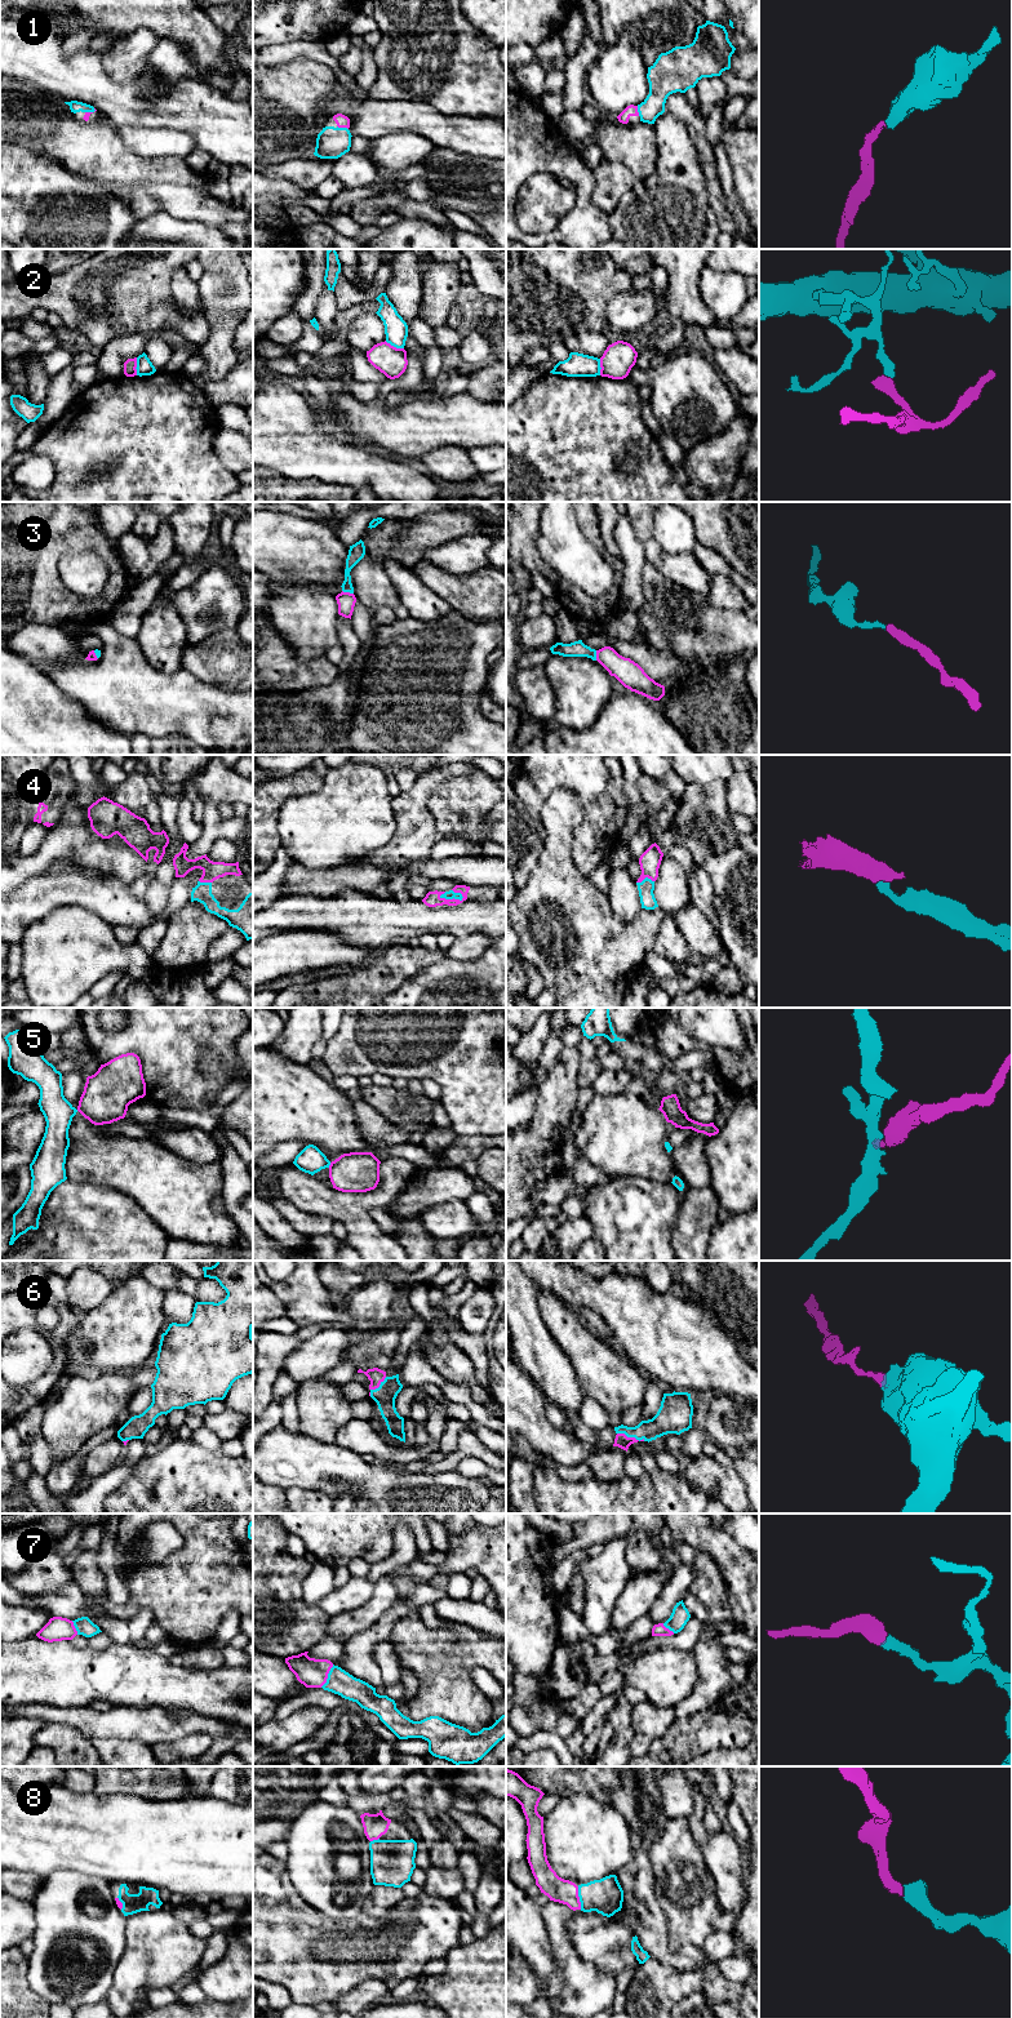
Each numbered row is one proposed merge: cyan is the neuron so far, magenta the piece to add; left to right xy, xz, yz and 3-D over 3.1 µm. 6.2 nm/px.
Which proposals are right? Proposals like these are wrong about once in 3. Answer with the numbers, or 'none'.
1, 3, 4, 6, 7, 8

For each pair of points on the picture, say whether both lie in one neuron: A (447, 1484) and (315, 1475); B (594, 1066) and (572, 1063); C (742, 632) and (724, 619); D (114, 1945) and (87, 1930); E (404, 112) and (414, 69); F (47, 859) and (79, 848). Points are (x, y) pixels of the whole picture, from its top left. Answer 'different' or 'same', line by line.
A: same
B: different
C: same
D: same
E: different
F: same

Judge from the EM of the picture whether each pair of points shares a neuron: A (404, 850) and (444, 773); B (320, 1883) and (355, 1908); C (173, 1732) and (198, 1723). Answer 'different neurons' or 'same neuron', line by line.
A: same neuron
B: same neuron
C: same neuron

